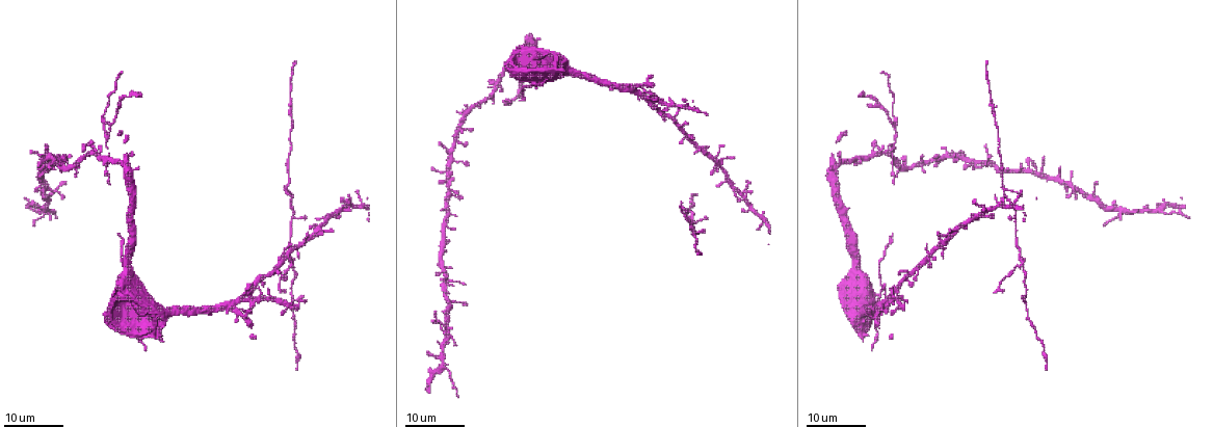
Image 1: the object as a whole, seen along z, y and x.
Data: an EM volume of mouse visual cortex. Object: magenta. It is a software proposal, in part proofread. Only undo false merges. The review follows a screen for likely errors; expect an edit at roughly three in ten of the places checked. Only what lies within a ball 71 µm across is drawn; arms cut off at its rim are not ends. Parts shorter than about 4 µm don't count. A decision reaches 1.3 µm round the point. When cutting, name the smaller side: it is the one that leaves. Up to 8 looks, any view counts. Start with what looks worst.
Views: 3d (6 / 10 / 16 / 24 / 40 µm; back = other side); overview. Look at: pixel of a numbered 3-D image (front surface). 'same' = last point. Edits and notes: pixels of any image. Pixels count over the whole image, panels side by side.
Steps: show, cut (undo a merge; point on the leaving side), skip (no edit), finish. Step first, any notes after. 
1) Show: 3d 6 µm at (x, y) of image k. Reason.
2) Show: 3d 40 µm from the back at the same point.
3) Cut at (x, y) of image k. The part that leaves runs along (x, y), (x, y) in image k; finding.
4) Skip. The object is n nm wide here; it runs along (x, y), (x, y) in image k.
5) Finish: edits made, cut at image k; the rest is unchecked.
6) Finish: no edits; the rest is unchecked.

Show: 3d 16 µm at (292, 216) of image 1. Three-way junction.

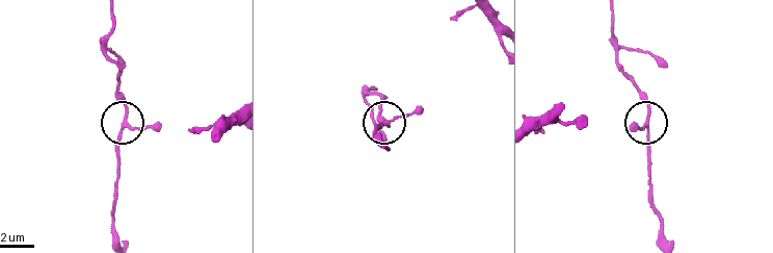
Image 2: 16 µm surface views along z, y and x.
Show: 3d 10 µm at (385, 121) of image 2.

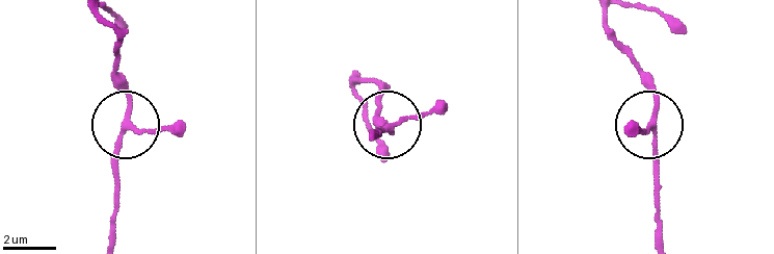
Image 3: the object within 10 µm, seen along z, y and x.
Skip. 3 arms meet here; one neuron here.

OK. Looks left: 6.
Show: 3d 24 µm at (443, 367) of image 1. Three arms meet.

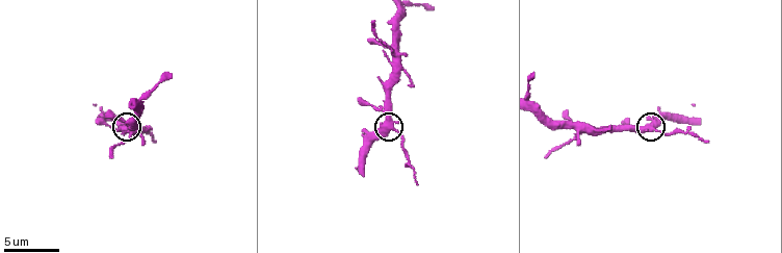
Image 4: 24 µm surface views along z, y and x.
Show: 3d 6 µm at (651, 128) of image 4.

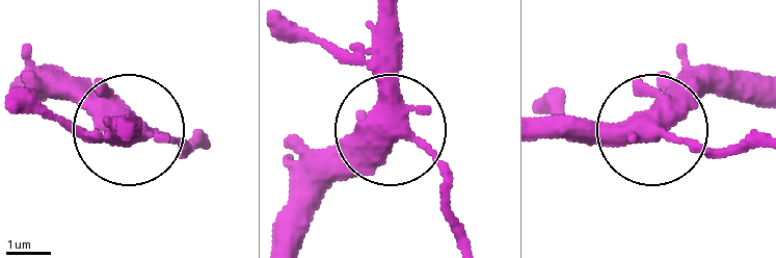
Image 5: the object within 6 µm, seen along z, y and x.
Skip. It runs along (393, 20), (393, 121), (442, 177), (449, 206) in image 5; one neuron here.

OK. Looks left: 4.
Show: 3d 16 µm at (1023, 264) of image 1.

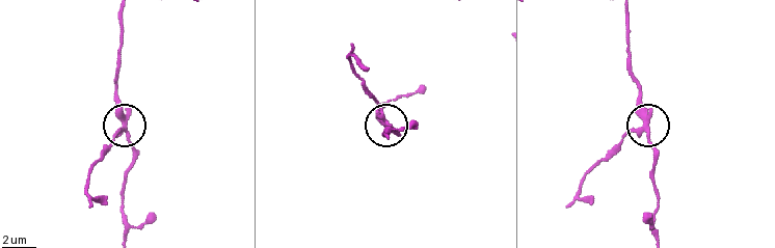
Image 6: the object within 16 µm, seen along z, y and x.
Show: 3d 6 µm at (126, 131) of image 6.

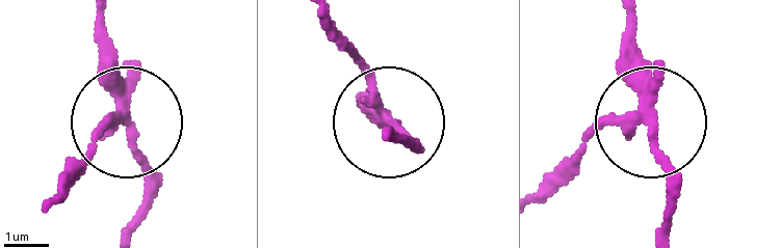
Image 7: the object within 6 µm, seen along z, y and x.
Cut at (95, 134) of image 7. The object is 250 nm wide here; the part that leaves runs along (120, 102), (68, 187) in image 7; a second neuron is stuck on.

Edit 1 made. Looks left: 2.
Finish: edits made, cut at image 7; the rest is unchecked.

